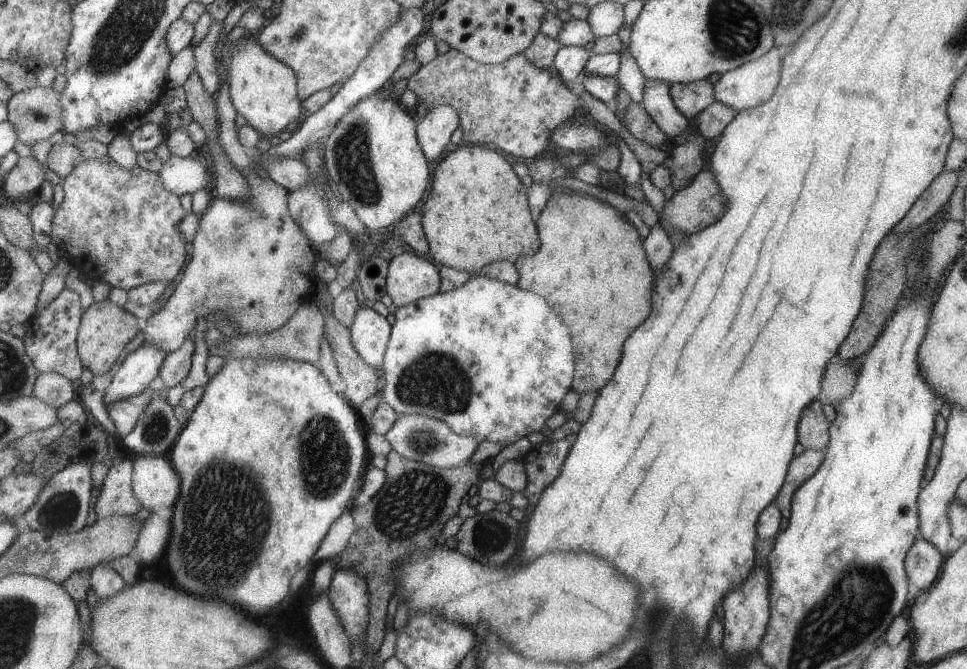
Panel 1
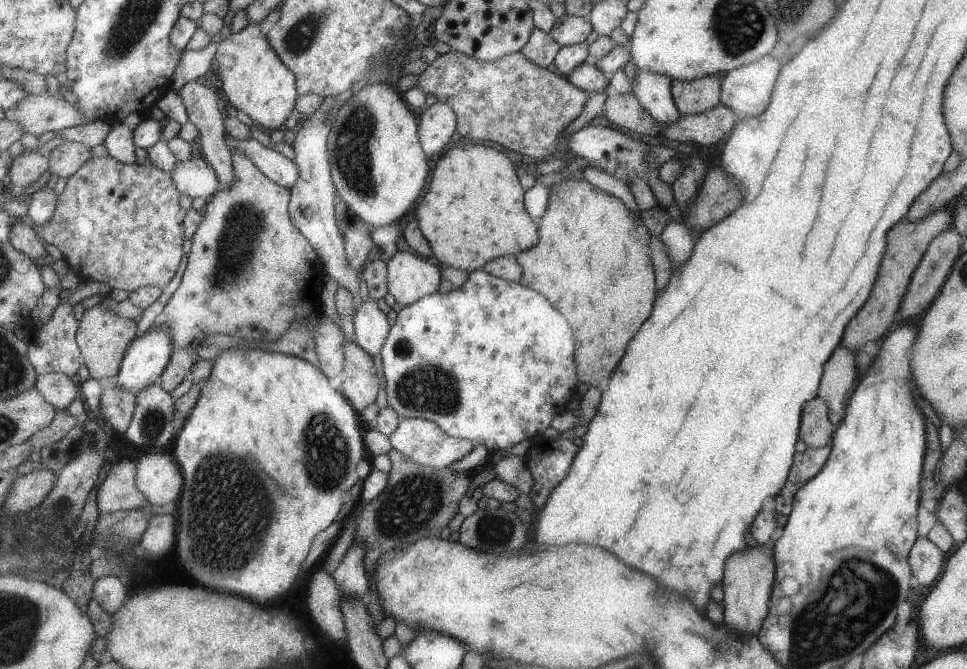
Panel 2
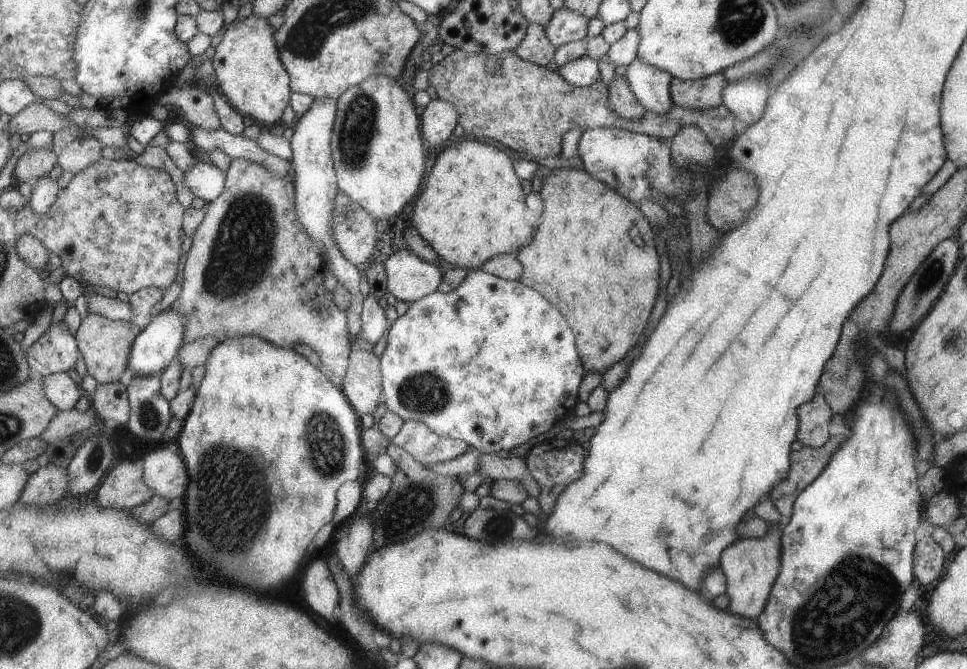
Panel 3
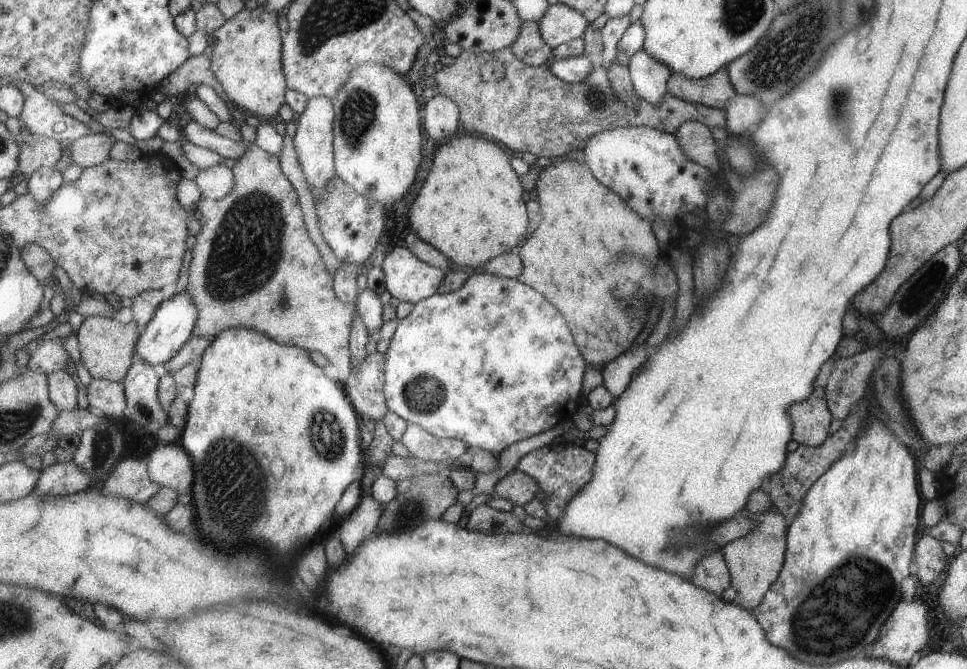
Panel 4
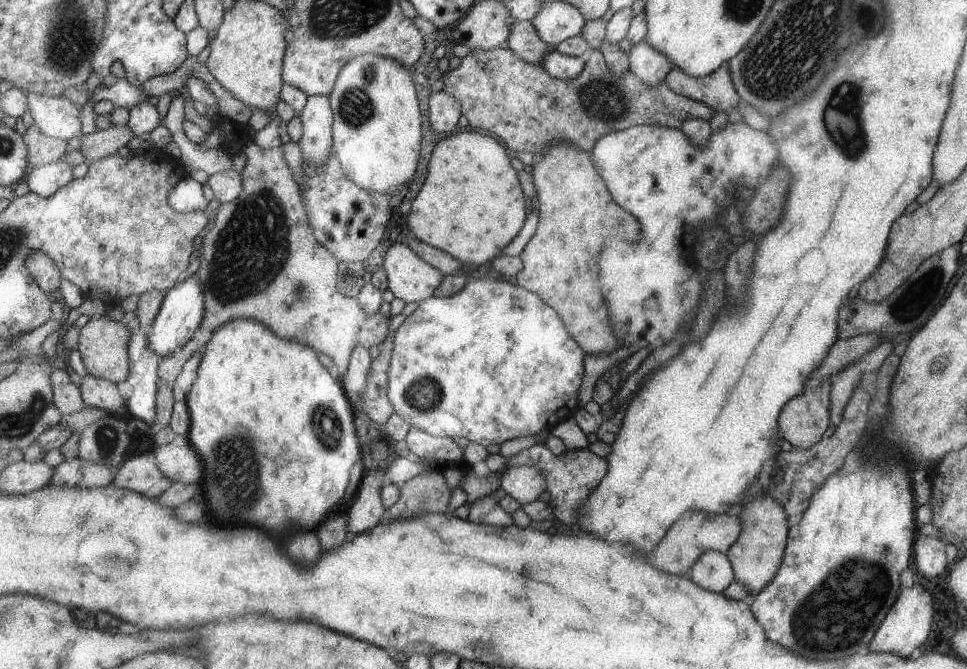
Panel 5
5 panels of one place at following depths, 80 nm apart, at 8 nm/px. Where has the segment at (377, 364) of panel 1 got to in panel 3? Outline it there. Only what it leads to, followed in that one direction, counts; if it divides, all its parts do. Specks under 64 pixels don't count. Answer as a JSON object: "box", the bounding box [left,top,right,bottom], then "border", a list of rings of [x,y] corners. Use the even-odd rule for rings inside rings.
{"box":[361,294,391,344],"border":[[[368,294],[363,301],[361,319],[363,321],[361,338],[367,340],[369,344],[377,344],[379,338],[391,328],[385,316],[385,310],[376,296]]]}

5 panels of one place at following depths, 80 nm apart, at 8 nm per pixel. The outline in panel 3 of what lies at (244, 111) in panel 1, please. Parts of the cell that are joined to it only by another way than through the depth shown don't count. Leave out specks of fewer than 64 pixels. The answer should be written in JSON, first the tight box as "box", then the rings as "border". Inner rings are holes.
{"box":[212,12,292,127],"border":[[[253,12],[244,19],[235,20],[231,24],[220,29],[220,36],[215,43],[215,54],[212,58],[215,77],[219,82],[221,93],[243,115],[255,120],[261,127],[271,127],[282,124],[281,116],[287,110],[292,101],[291,77],[283,64],[282,55],[279,52],[278,42],[275,40],[275,31],[267,17],[259,16]]]}

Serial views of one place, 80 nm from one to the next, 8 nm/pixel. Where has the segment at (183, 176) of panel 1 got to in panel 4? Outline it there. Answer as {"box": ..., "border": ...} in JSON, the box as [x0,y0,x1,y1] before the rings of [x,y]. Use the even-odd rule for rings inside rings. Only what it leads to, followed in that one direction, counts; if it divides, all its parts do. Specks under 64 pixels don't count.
{"box":[196,164,236,202],"border":[[[221,164],[203,169],[196,178],[196,183],[201,187],[205,198],[218,202],[234,190],[236,178],[233,169]]]}

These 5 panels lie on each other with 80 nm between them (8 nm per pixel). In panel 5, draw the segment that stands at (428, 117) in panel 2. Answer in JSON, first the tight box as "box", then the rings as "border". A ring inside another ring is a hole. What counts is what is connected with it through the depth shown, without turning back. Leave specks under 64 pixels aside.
{"box":[429,90,462,137],"border":[[[443,90],[431,94],[429,101],[430,125],[439,137],[458,131],[457,124],[462,115],[462,103],[453,94],[447,94]]]}

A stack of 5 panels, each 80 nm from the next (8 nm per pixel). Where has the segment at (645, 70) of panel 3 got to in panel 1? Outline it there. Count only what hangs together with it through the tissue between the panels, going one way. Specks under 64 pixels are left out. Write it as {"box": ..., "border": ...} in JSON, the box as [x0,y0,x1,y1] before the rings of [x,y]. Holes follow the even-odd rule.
{"box":[640,79,689,137],"border":[[[644,79],[640,102],[652,121],[667,137],[683,134],[689,126],[689,120],[675,108],[668,87],[669,84],[665,81]]]}

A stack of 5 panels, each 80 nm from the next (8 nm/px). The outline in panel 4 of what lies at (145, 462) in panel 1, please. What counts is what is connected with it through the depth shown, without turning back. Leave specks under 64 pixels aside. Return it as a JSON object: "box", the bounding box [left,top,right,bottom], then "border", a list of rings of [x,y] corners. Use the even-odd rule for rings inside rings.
{"box":[146,442,194,494],"border":[[[180,442],[159,445],[146,460],[150,477],[162,488],[169,487],[181,494],[193,490],[194,460]]]}

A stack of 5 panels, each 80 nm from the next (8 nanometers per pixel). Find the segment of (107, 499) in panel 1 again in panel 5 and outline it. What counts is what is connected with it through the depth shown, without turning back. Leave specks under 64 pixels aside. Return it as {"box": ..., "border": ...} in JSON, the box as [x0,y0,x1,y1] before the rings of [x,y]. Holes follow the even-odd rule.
{"box":[113,453,174,499],"border":[[[154,453],[135,456],[118,468],[113,486],[119,490],[131,490],[145,496],[157,499],[163,492],[171,489],[174,482],[165,478],[155,462]]]}

